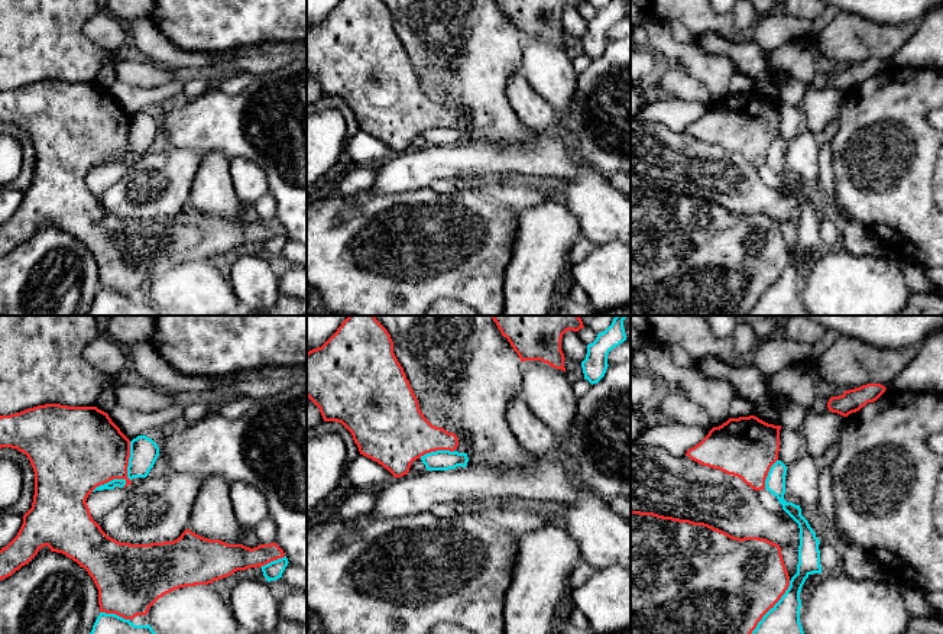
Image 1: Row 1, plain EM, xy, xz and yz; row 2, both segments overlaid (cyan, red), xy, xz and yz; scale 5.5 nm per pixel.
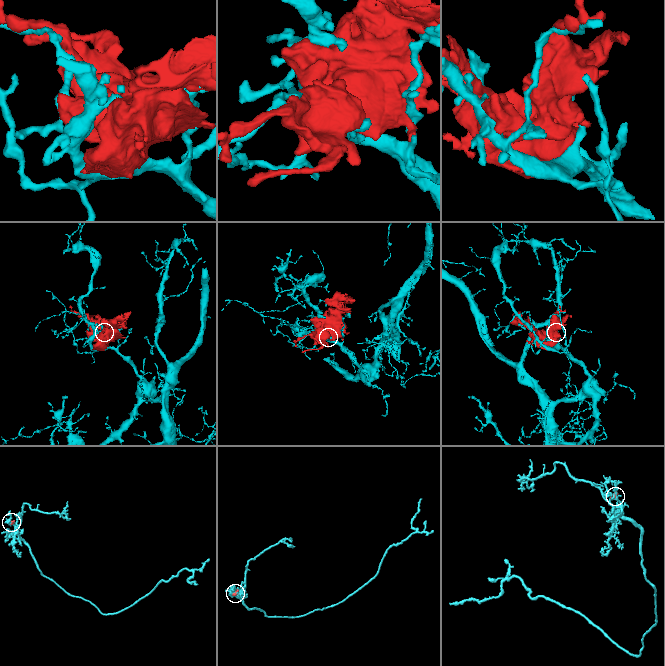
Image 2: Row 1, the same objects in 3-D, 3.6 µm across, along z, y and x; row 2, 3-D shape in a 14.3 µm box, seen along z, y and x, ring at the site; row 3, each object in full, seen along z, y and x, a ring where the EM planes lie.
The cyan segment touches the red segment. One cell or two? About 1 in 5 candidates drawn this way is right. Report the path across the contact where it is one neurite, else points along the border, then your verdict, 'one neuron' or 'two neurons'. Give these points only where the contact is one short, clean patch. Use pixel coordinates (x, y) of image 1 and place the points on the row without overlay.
two neurons

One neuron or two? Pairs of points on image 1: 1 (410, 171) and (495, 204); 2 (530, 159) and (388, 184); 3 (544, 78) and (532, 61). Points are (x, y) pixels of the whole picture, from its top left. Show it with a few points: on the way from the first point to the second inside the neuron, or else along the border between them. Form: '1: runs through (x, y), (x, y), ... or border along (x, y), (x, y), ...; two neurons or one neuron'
1: border along (430, 186), (397, 194); two neurons
2: runs through (495, 159), (431, 162), (423, 167); one neuron
3: runs through (544, 74), (537, 65); one neuron

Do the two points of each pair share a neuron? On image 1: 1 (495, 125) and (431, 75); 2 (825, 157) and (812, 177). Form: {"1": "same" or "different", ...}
{"1": "same", "2": "different"}

